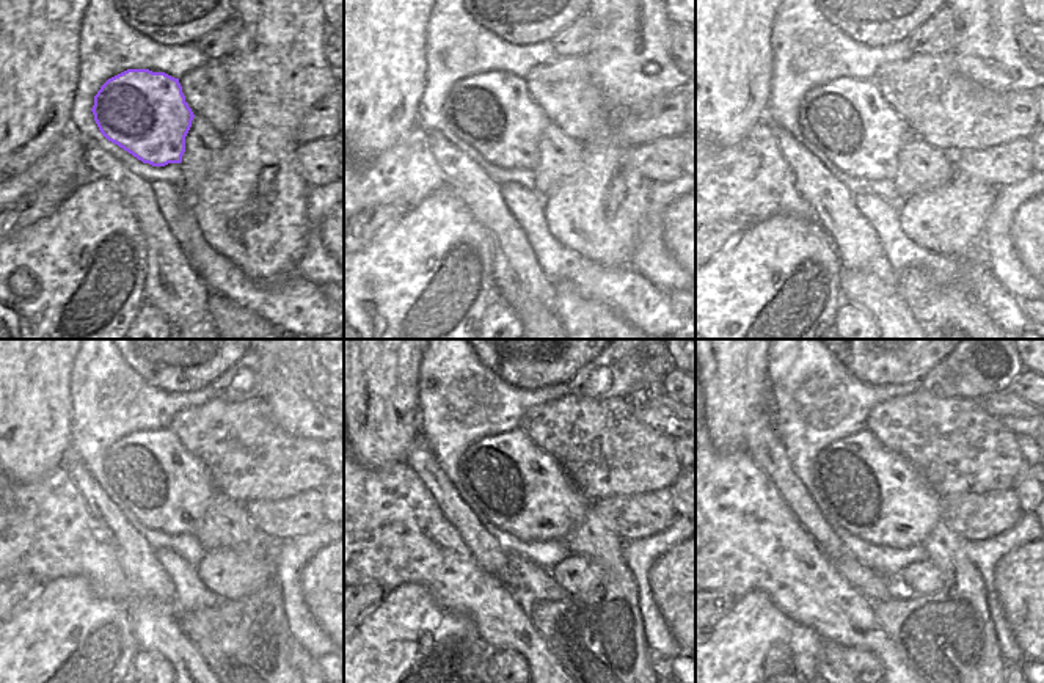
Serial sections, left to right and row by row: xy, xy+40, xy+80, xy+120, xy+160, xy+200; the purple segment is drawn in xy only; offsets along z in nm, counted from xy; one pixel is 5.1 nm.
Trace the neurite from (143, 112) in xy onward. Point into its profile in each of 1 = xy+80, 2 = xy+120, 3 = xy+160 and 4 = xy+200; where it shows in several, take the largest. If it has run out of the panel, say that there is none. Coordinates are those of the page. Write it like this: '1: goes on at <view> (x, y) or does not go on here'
1: goes on at xy+80 (848, 120)
2: goes on at xy+120 (149, 473)
3: goes on at xy+160 (522, 490)
4: goes on at xy+200 (873, 493)

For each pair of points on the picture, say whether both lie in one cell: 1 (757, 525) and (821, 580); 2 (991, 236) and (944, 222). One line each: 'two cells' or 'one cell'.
1: one cell
2: two cells

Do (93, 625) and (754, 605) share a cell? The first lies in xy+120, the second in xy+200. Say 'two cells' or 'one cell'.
one cell

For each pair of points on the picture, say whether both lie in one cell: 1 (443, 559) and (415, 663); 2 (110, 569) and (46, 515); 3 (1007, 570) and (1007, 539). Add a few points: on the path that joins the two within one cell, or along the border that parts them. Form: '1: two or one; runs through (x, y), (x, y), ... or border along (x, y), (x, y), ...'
1: two; border along (397, 586), (421, 584), (441, 608), (465, 616)
2: one; runs through (94, 559), (62, 531)
3: two; border along (1027, 542), (1013, 548), (999, 561), (994, 588)

